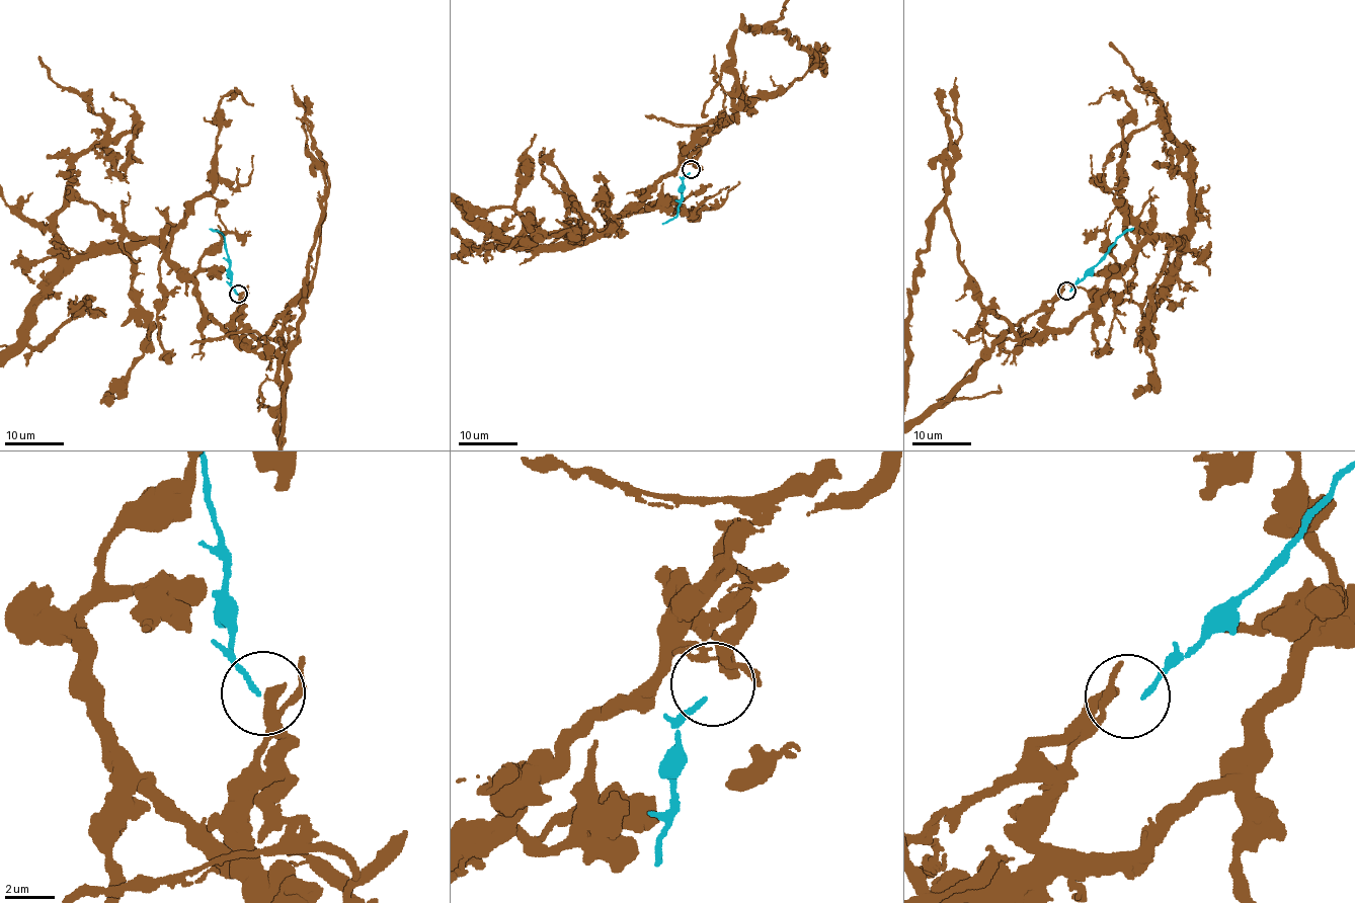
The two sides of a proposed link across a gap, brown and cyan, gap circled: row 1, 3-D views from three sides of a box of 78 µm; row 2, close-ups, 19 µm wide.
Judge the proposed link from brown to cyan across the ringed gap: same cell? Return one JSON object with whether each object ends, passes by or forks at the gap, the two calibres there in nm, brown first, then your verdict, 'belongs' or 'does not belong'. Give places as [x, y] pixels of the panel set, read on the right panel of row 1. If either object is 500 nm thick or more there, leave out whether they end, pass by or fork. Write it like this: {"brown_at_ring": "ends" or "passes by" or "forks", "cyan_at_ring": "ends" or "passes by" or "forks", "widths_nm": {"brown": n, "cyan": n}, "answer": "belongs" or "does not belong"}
{"brown_at_ring": "ends", "cyan_at_ring": "ends", "widths_nm": {"brown": 480, "cyan": 220}, "answer": "does not belong"}

